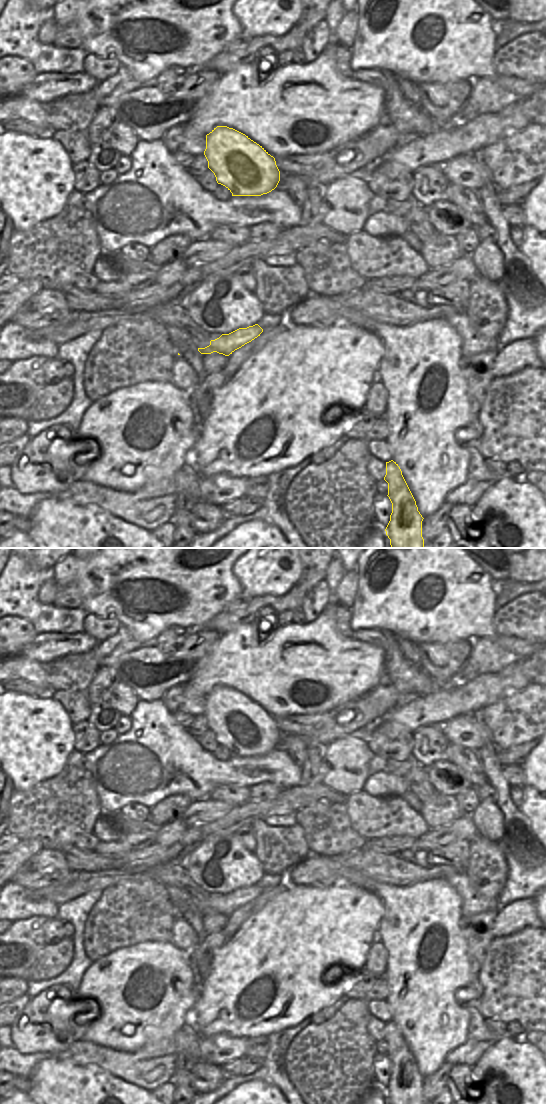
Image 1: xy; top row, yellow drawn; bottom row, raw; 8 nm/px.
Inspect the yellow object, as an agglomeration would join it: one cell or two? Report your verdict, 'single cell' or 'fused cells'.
single cell

